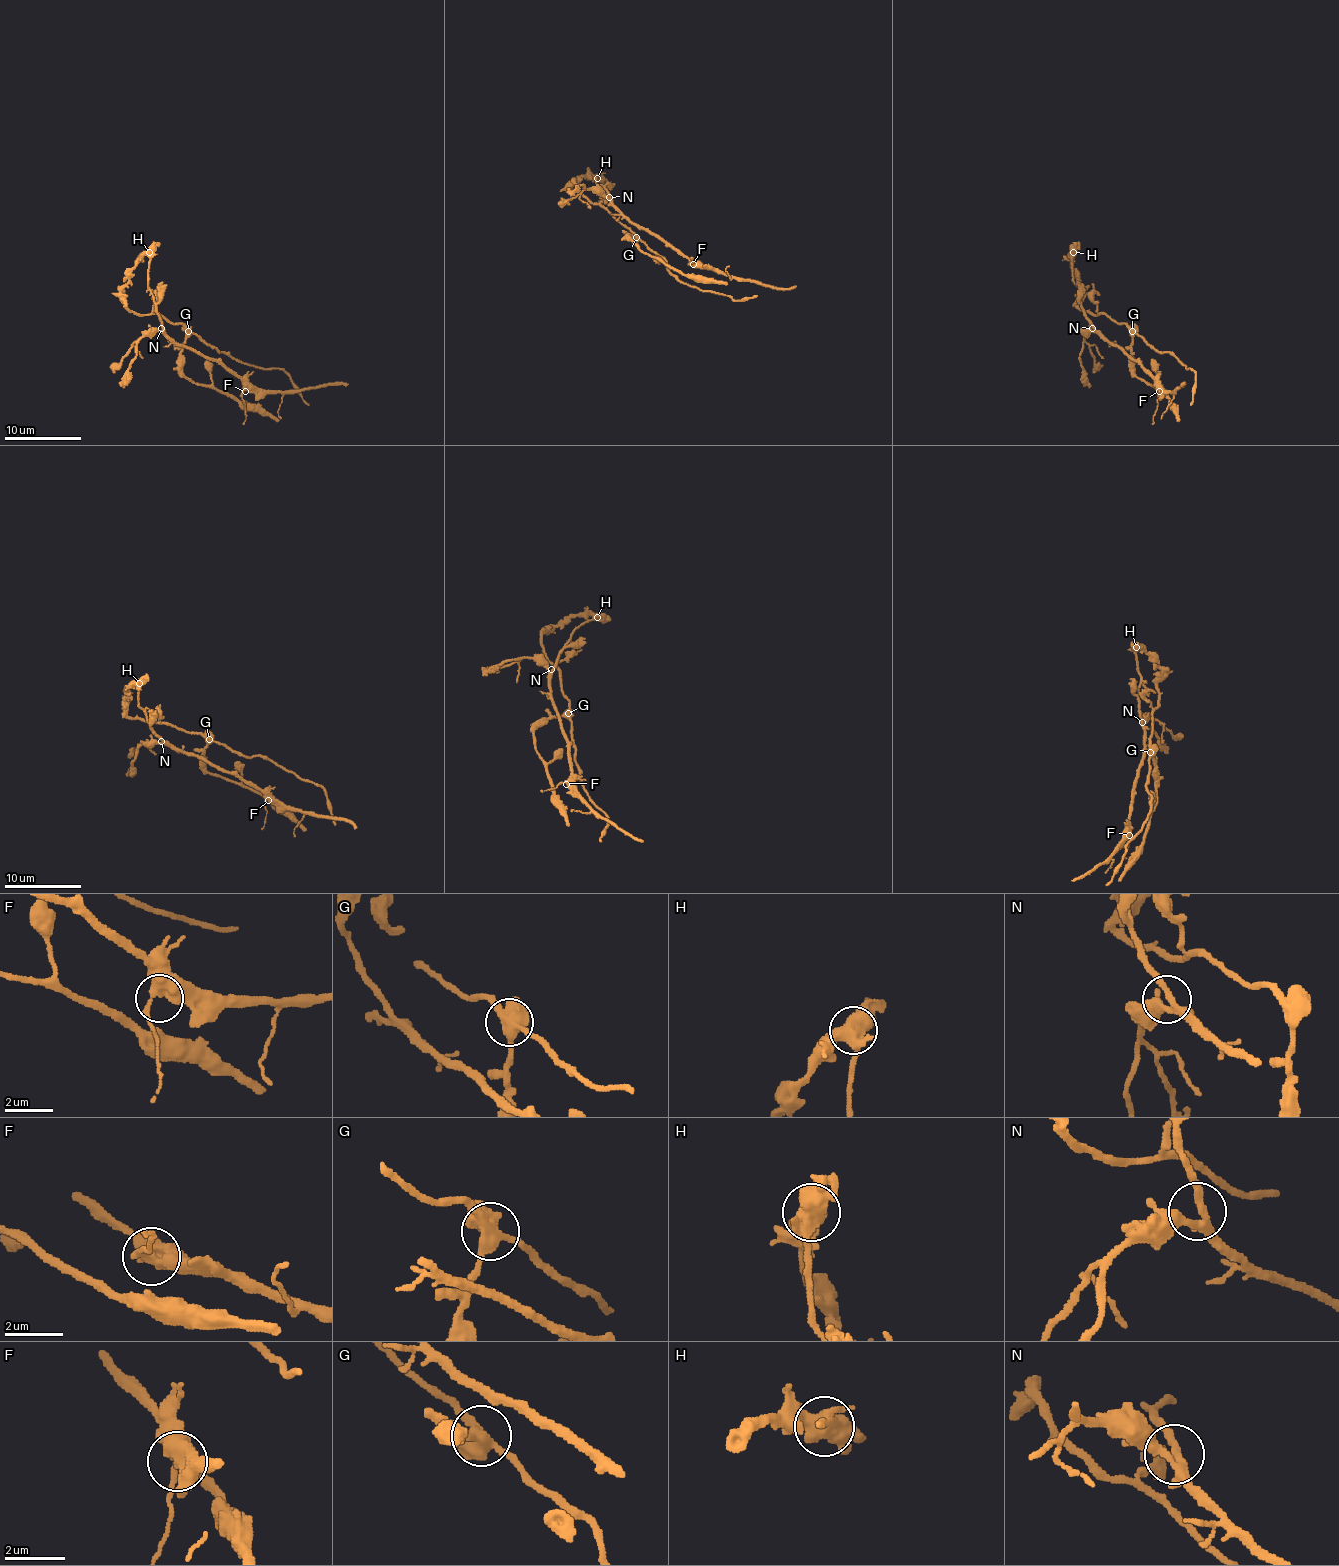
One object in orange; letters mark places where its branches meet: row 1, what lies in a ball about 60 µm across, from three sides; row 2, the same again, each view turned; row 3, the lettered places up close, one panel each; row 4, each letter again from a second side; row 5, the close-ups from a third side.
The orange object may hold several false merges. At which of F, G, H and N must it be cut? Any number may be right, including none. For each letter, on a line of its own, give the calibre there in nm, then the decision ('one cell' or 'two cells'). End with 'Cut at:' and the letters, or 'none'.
F: calibre 480 nm; one cell
G: calibre 480 nm; two cells
H: calibre 600 nm; two cells
N: calibre 240 nm; one cell
Cut at: G, H

